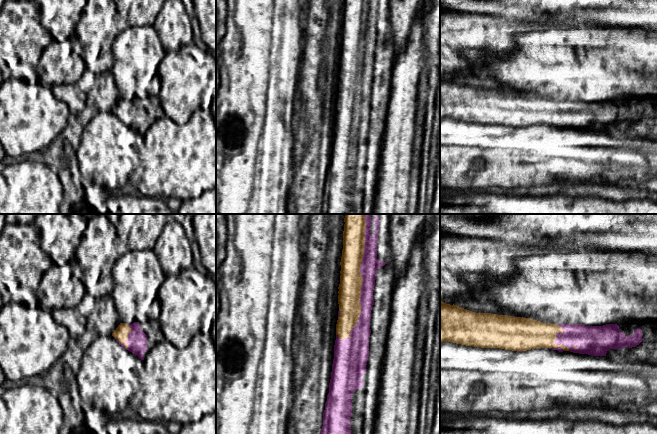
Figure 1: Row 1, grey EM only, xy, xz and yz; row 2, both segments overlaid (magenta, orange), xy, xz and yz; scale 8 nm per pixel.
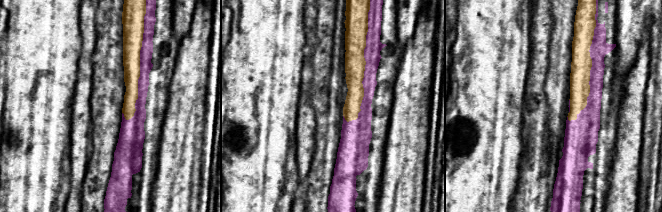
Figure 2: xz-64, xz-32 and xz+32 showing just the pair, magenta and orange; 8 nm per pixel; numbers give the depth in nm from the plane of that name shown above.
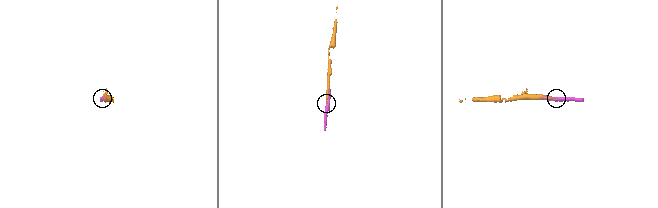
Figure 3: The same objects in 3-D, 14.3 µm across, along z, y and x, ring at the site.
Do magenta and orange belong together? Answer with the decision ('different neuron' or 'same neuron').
same neuron

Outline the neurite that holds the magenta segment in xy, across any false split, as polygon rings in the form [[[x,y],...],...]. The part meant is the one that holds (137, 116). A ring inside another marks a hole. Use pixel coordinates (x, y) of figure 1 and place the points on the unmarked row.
[[[158,95],[143,99],[120,99],[112,112],[122,123],[137,131],[141,136],[144,136],[156,120],[165,116]]]

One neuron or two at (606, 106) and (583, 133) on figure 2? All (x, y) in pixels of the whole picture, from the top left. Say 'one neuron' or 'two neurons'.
one neuron

